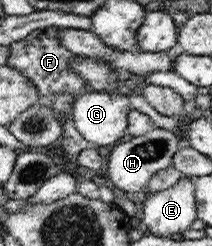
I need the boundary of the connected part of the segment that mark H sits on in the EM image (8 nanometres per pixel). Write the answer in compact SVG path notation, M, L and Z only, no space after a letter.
M160 127L150 129L143 135L133 137L130 141L117 143L108 157L108 167L104 182L126 192L138 193L150 182L152 175L172 164L174 154L183 142L174 131Z

